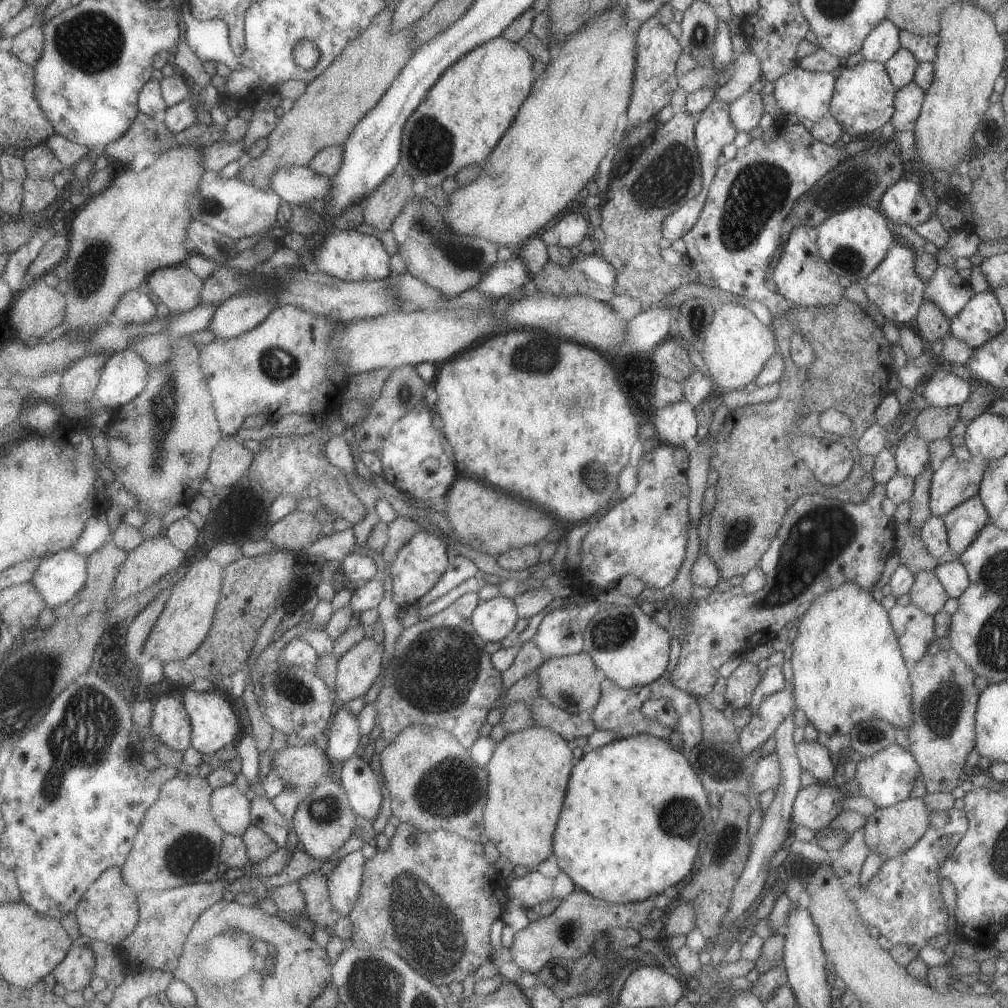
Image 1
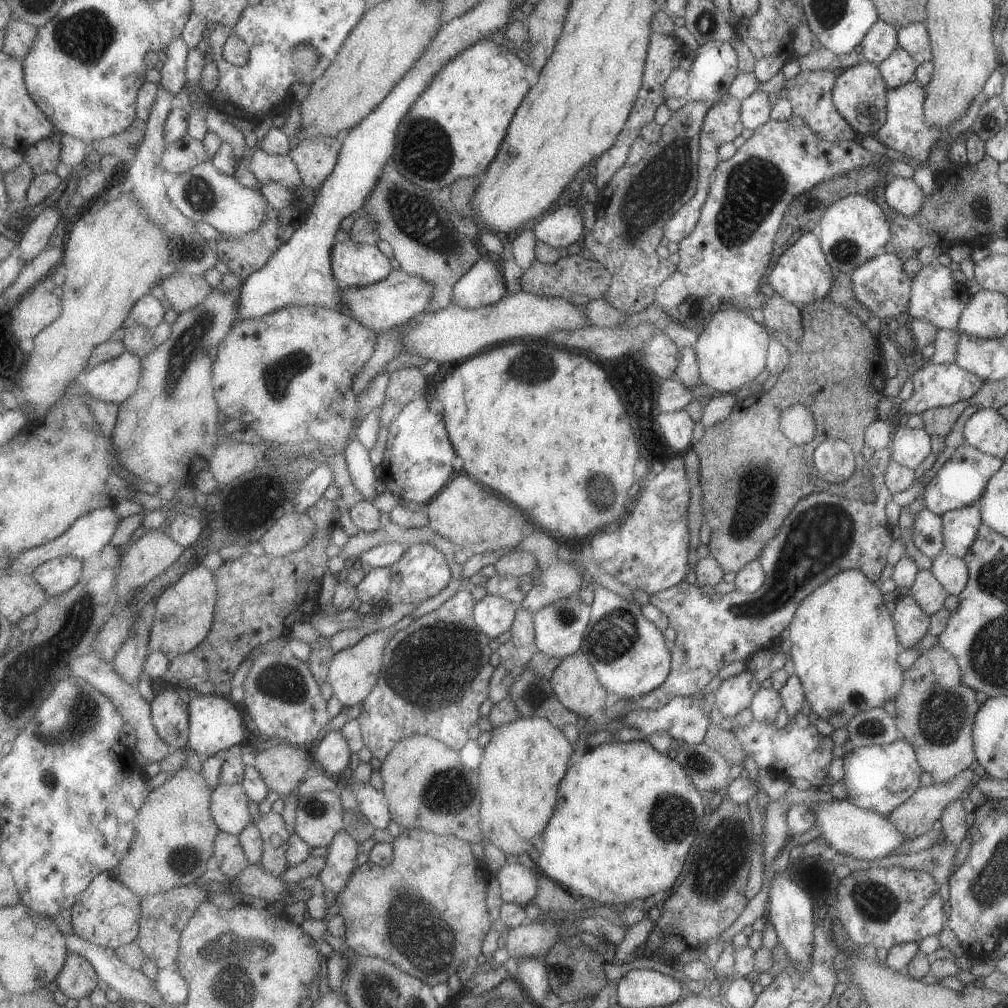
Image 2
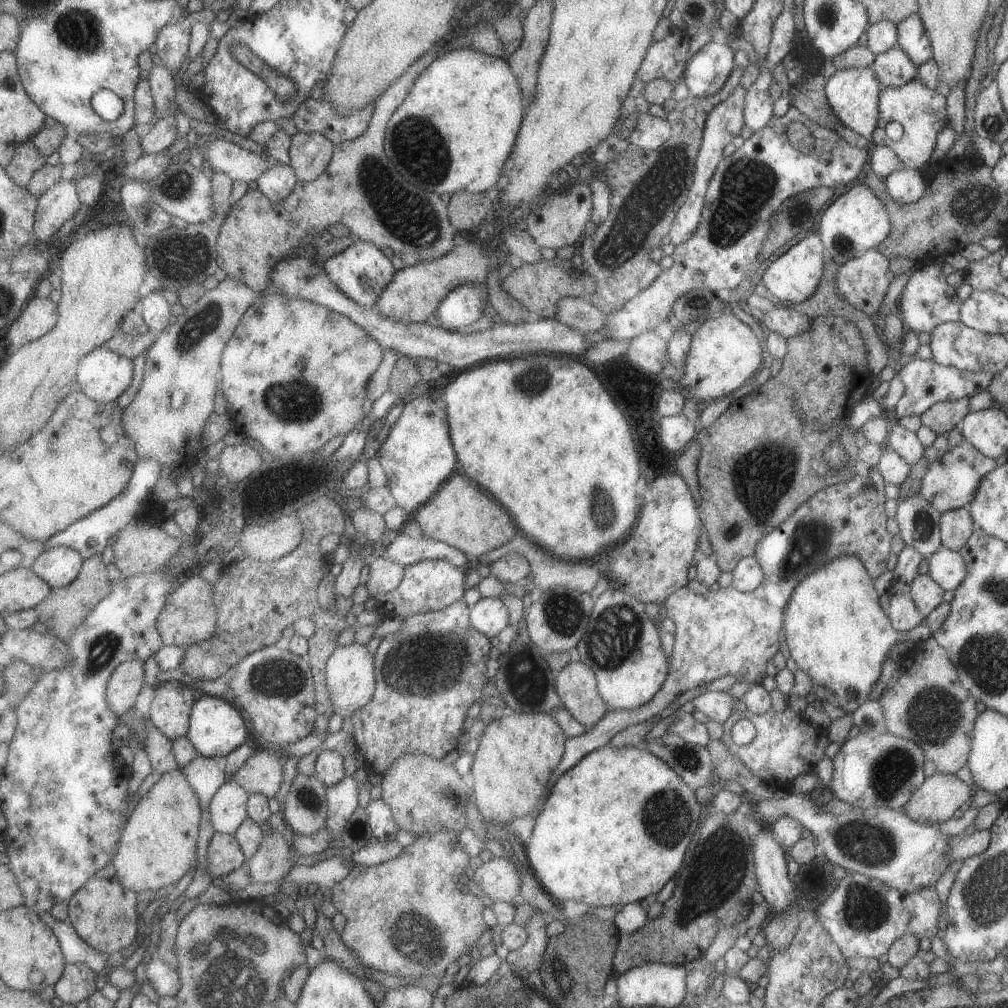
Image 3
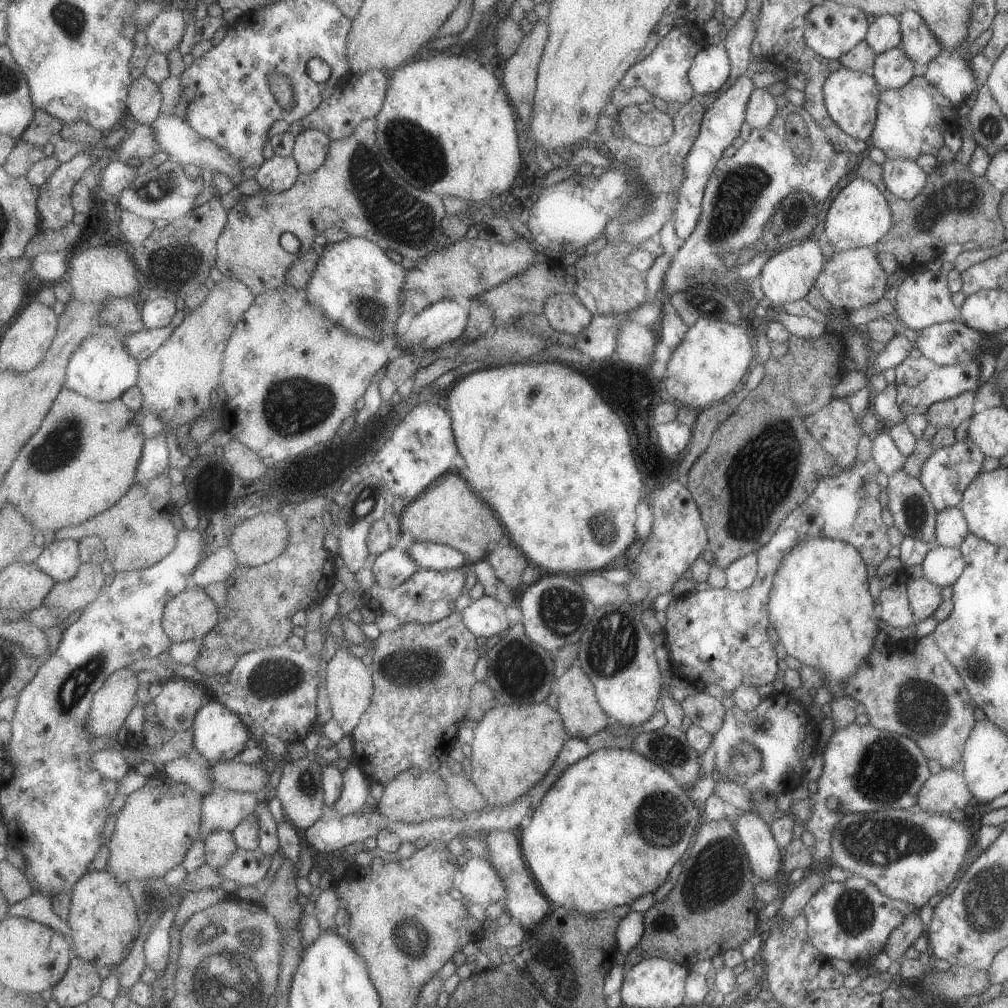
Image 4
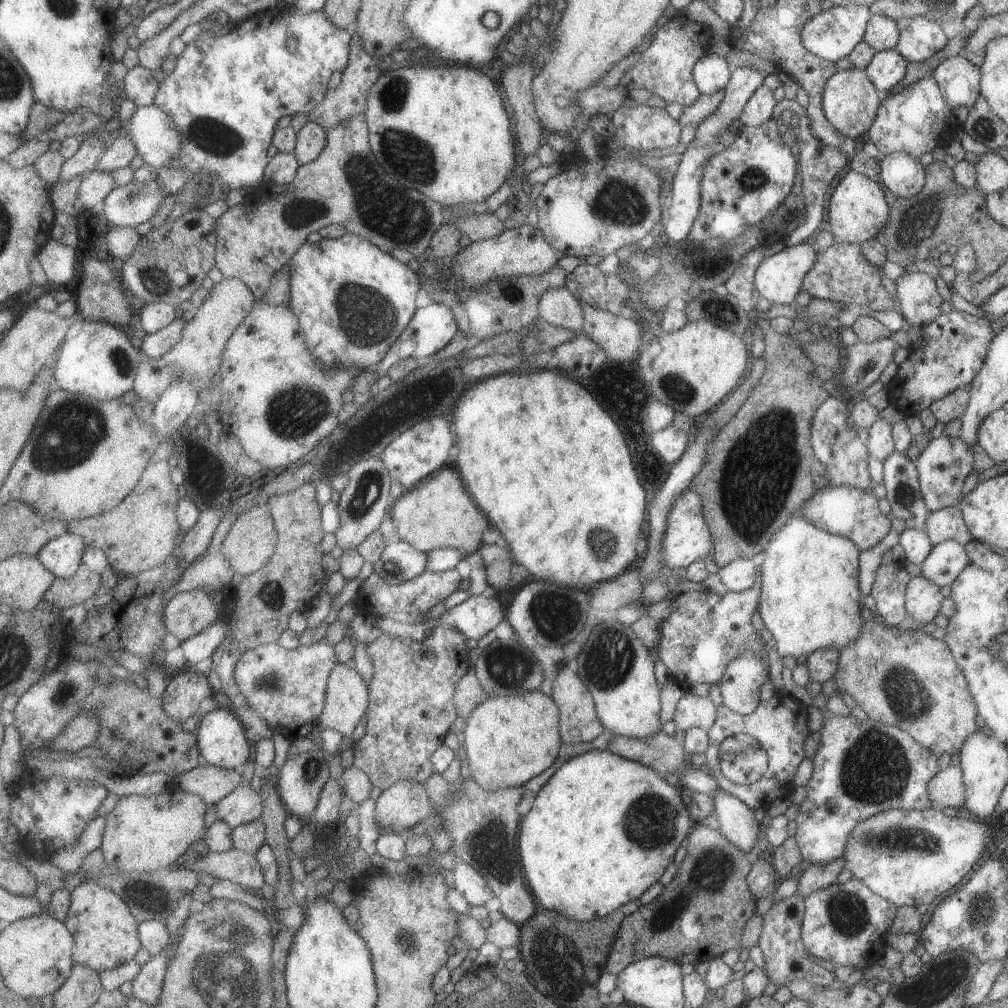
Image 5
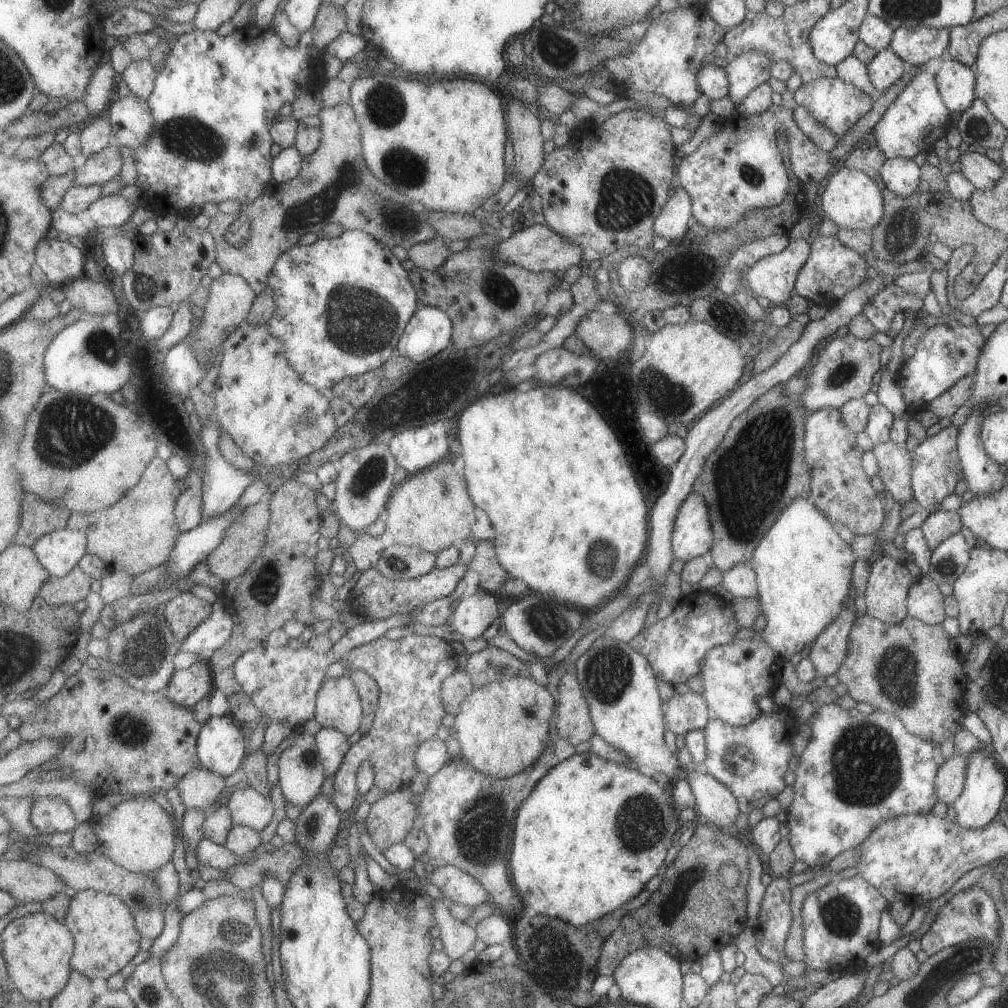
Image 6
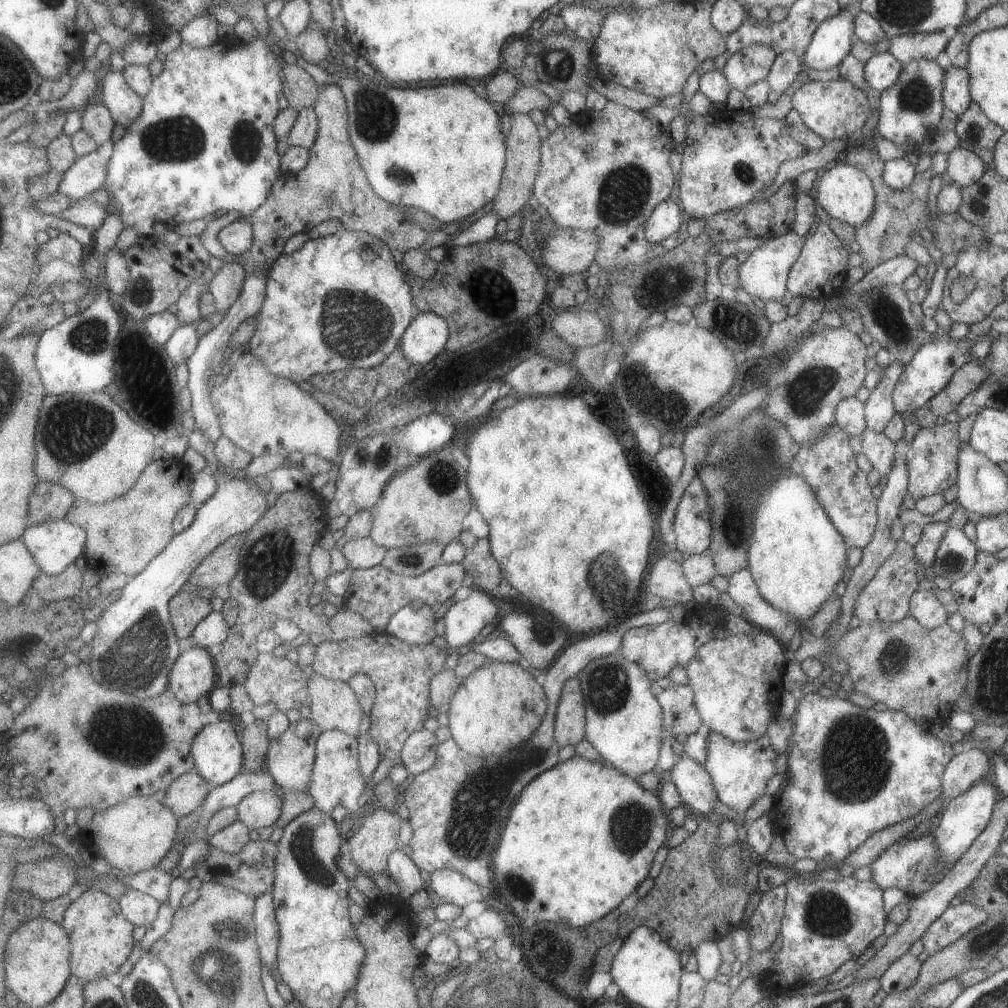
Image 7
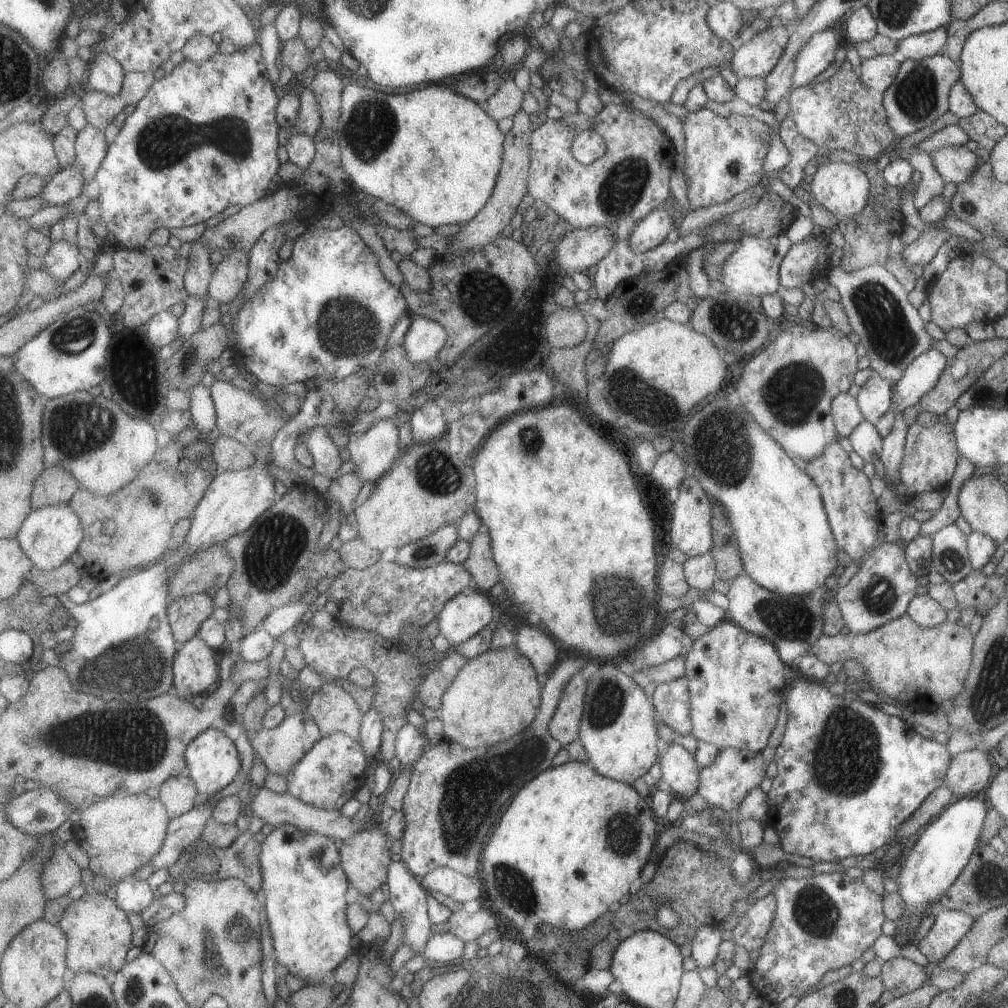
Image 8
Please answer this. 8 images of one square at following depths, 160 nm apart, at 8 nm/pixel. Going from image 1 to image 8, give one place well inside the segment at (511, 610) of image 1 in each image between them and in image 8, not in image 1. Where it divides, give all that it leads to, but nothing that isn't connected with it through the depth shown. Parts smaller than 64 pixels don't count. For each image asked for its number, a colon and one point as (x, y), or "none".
2: (492, 615)
3: (489, 615)
4: (485, 616)
5: (474, 617)
6: (472, 615)
7: (462, 621)
8: (462, 616)

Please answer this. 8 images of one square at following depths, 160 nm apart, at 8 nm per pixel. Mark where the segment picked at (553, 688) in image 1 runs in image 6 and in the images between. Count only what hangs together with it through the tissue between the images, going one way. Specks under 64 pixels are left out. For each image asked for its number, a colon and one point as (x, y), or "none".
2: (574, 682)
3: (575, 684)
4: (582, 716)
5: (578, 723)
6: (573, 723)

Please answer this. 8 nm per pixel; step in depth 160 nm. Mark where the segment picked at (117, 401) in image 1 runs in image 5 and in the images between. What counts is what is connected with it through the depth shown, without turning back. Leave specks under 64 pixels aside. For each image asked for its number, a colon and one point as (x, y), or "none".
2: (115, 381)
3: (104, 375)
4: (102, 368)
5: (101, 362)

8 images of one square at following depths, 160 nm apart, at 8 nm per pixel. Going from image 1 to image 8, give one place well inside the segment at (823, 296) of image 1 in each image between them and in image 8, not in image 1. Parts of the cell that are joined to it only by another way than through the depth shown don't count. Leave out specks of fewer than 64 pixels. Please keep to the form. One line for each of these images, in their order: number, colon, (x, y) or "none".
2: (801, 275)
3: (793, 276)
4: (788, 275)
5: (778, 278)
6: (773, 276)
7: (763, 273)
8: (752, 269)

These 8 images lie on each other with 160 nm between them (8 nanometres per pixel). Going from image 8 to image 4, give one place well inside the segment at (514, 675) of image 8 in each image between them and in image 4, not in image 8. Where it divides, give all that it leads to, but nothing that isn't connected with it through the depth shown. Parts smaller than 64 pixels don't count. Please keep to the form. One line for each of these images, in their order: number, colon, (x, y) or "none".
4: (513, 747)
5: (508, 739)
6: (503, 727)
7: (498, 707)

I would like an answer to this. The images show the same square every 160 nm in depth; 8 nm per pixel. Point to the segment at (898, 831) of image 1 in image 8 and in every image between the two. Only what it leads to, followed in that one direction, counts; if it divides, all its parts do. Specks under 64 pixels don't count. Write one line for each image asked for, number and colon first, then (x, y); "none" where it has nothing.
2: (915, 816)
3: (939, 795)
4: (945, 791)
5: (945, 788)
6: (948, 783)
7: (968, 766)
8: (967, 774)

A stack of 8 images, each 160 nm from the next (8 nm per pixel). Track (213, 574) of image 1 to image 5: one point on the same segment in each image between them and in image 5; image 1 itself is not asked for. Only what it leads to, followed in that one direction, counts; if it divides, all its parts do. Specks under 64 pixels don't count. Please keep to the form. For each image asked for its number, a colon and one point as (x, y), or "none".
2: (183, 617)
3: (190, 616)
4: (192, 615)
5: (189, 613)

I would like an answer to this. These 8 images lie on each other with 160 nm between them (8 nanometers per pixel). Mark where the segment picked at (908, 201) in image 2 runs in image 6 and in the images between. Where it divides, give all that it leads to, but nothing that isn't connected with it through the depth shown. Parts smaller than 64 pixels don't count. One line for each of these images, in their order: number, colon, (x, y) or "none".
3: (905, 186)
4: (904, 178)
5: (903, 175)
6: (851, 200)

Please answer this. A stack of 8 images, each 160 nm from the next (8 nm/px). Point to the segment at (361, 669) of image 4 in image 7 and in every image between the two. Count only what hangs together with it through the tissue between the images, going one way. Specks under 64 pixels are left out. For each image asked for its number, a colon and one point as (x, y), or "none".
5: (348, 699)
6: (339, 705)
7: (335, 706)

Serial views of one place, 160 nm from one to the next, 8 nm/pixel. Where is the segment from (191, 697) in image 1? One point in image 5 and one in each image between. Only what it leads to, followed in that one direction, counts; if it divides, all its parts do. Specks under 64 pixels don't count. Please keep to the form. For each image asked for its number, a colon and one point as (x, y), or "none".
2: (216, 724)
3: (218, 728)
4: (220, 734)
5: (222, 739)

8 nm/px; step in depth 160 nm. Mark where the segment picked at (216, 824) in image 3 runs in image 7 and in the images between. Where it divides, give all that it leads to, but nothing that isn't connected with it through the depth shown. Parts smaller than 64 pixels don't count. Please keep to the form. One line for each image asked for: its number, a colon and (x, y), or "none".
4: (223, 810)
5: (243, 805)
6: (249, 807)
7: (260, 811)

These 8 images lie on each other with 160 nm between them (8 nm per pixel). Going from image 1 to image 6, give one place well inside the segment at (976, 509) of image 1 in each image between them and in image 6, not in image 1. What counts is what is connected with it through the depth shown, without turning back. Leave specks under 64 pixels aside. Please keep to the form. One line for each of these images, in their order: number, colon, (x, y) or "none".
2: (959, 527)
3: (955, 525)
4: (951, 528)
5: (945, 524)
6: (937, 526)

